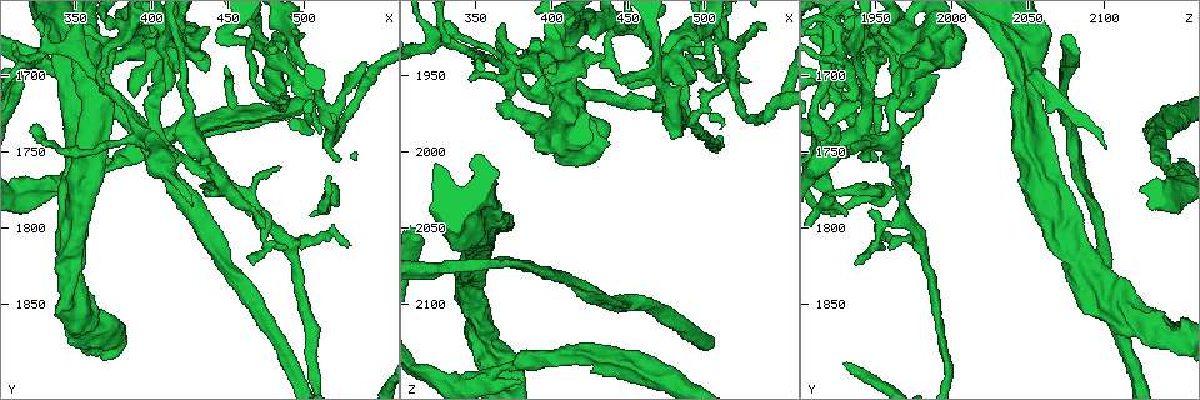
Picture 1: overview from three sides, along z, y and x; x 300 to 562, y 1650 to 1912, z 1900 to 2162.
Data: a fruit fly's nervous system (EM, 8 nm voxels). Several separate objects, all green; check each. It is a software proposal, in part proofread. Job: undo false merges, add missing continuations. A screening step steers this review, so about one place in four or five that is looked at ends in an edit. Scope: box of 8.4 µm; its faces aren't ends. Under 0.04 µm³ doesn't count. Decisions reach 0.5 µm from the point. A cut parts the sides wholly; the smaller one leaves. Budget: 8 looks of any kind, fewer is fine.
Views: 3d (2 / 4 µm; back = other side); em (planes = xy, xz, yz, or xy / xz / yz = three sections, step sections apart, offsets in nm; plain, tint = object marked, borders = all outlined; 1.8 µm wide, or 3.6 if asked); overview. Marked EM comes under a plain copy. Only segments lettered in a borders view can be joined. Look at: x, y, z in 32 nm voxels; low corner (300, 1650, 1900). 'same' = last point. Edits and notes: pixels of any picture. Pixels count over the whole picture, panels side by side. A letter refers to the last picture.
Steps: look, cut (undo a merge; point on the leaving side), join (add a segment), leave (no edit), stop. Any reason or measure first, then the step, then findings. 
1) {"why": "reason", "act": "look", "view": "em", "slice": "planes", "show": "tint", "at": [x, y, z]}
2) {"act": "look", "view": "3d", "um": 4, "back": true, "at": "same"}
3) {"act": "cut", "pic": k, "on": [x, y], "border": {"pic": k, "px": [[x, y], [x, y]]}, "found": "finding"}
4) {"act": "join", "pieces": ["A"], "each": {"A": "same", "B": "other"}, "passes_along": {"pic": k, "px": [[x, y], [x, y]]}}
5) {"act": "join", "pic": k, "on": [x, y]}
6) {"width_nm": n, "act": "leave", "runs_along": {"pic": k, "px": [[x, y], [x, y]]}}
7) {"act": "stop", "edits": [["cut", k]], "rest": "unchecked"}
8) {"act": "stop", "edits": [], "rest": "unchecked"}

{"why": "free end", "act": "look", "view": "3d", "um": 2, "at": [320, 1736, 1920]}

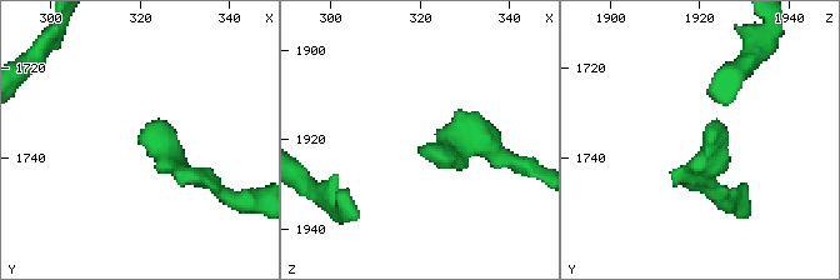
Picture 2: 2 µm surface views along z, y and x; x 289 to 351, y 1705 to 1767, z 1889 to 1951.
{"act": "look", "view": "em", "slice": "yz", "step": 4, "show": "borders", "at": [320, 1735, 1922]}

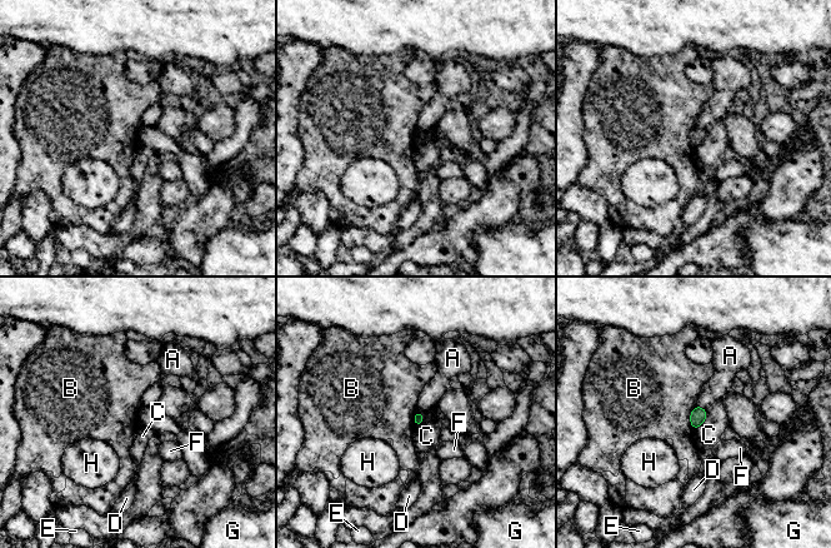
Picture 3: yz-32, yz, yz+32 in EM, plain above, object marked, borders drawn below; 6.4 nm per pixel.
{"why": "cut it another way", "act": "look", "view": "em", "slice": "planes", "show": "borders", "at": "same"}

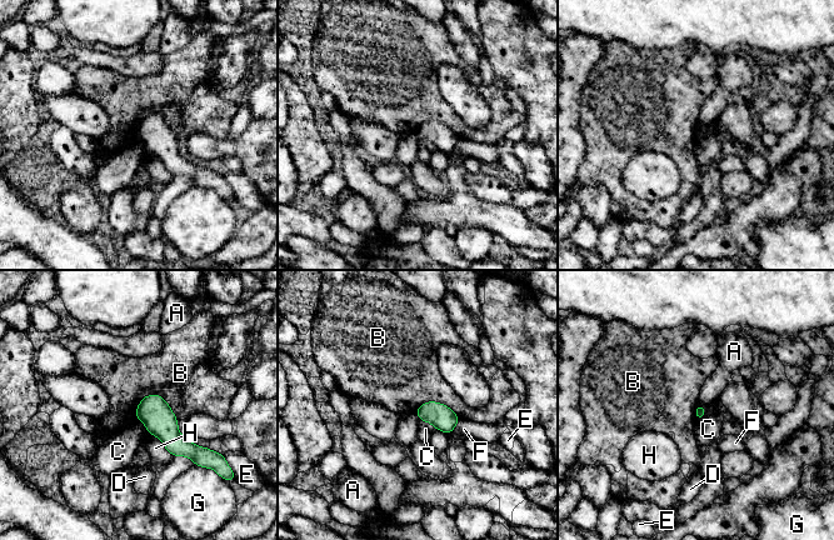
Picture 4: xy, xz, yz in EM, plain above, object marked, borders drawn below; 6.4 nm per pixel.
{"act": "leave", "each": {"A": "other", "B": "other", "C": "other", "D": "other", "E": "other", "F": "other", "G": "other", "H": "other"}, "found": "no lettered segment goes on from it"}

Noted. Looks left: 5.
{"why": "thin neck", "act": "look", "view": "em", "um": 3.6, "slice": "yz", "step": 4, "show": "borders", "at": [372, 1760, 2140]}

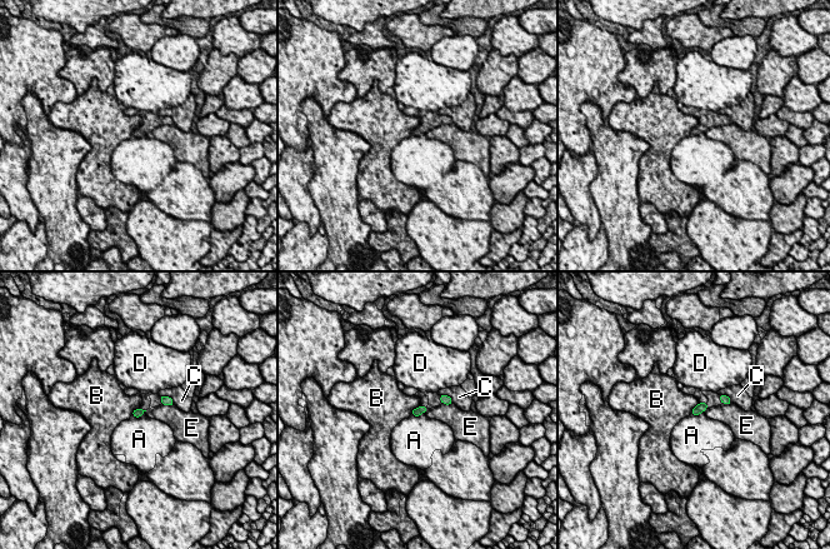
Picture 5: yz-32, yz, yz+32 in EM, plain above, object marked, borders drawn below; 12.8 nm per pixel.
{"width_nm": 120, "act": "leave", "each": {"A": "other", "B": "other", "C": "other", "D": "other", "E": "other"}, "border": {"pic": 5, "px": [[699, 403], [690, 413]]}, "found": "continuous, no second neuron"}

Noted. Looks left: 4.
{"why": "sharp bend", "act": "look", "view": "3d", "um": 2, "back": true, "at": [408, 1672, 1936]}

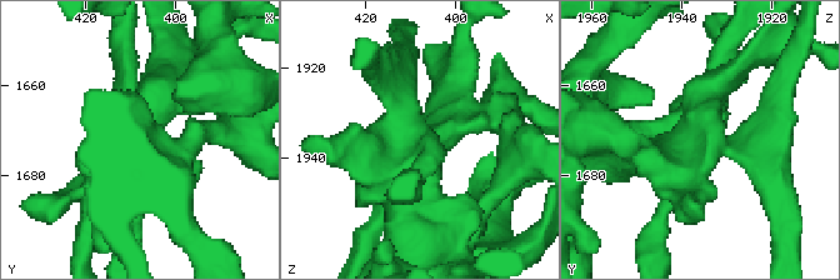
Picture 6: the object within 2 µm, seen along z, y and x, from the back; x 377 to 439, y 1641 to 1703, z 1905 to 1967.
{"why": "shape alone is not enough", "act": "look", "view": "em", "slice": "planes", "show": "borders", "at": [409, 1673, 1938]}

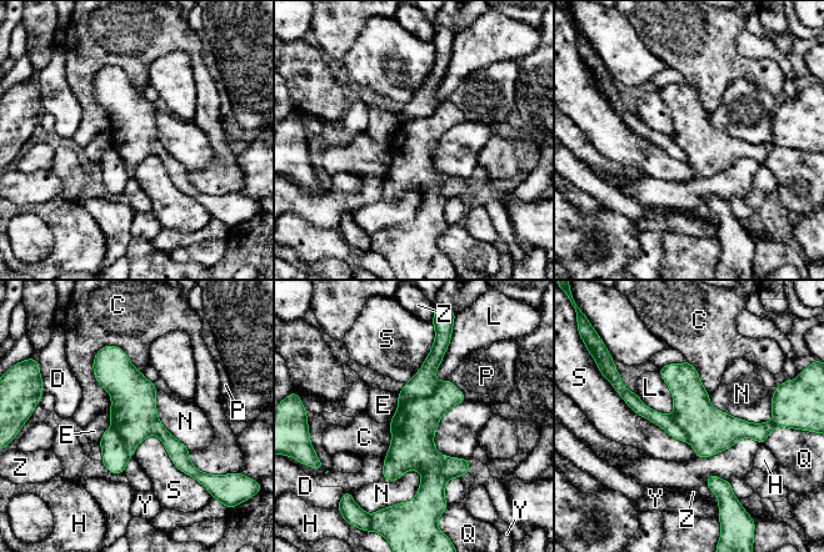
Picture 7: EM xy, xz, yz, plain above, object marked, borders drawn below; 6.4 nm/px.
{"longest_contact_nm": ["S", 700], "act": "cut", "pic": 7, "on": [414, 423], "each": {"C": "other", "D": "other", "E": "other", "H": "other", "L": "other", "N": "other", "P": "other", "Q": "other", "S": "other", "Y": "other", "Z": "other"}, "border": {"pic": 7, "px": [[440, 382], [430, 395], [399, 405]]}, "found": "a second neuron is stuck on"}

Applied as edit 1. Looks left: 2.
{"act": "stop", "edits": [["cut", 7]], "rest": "unchecked"}

